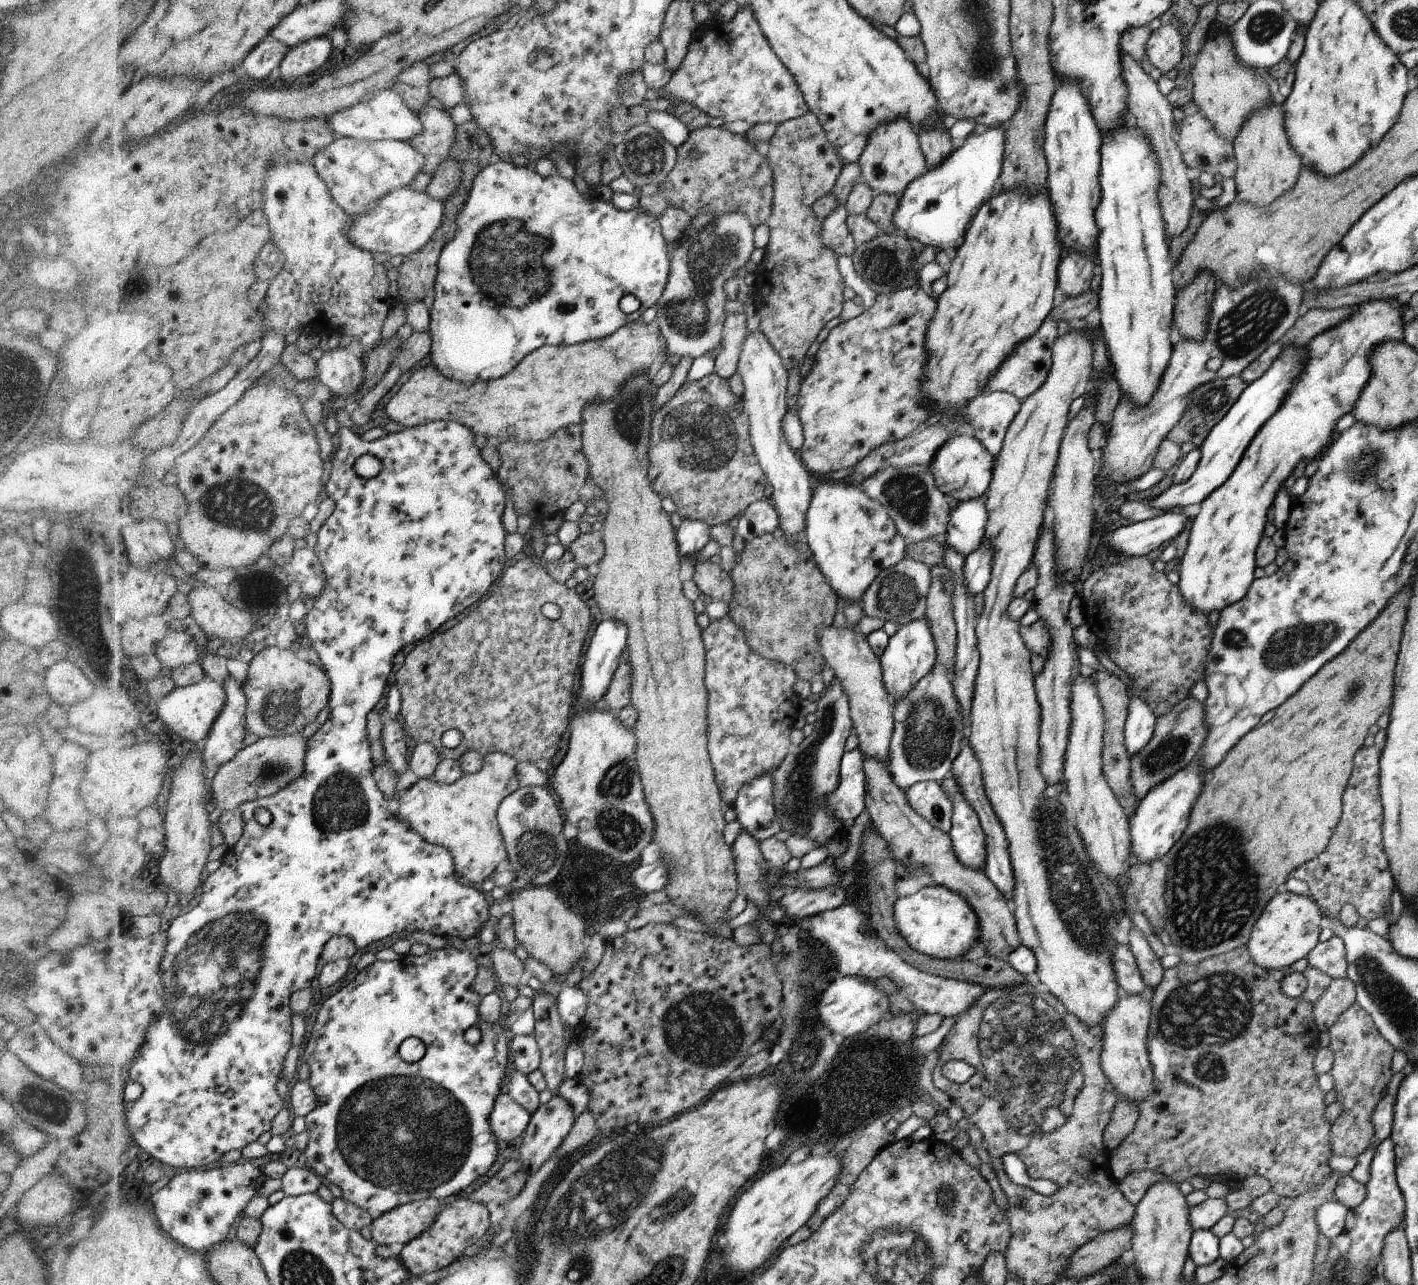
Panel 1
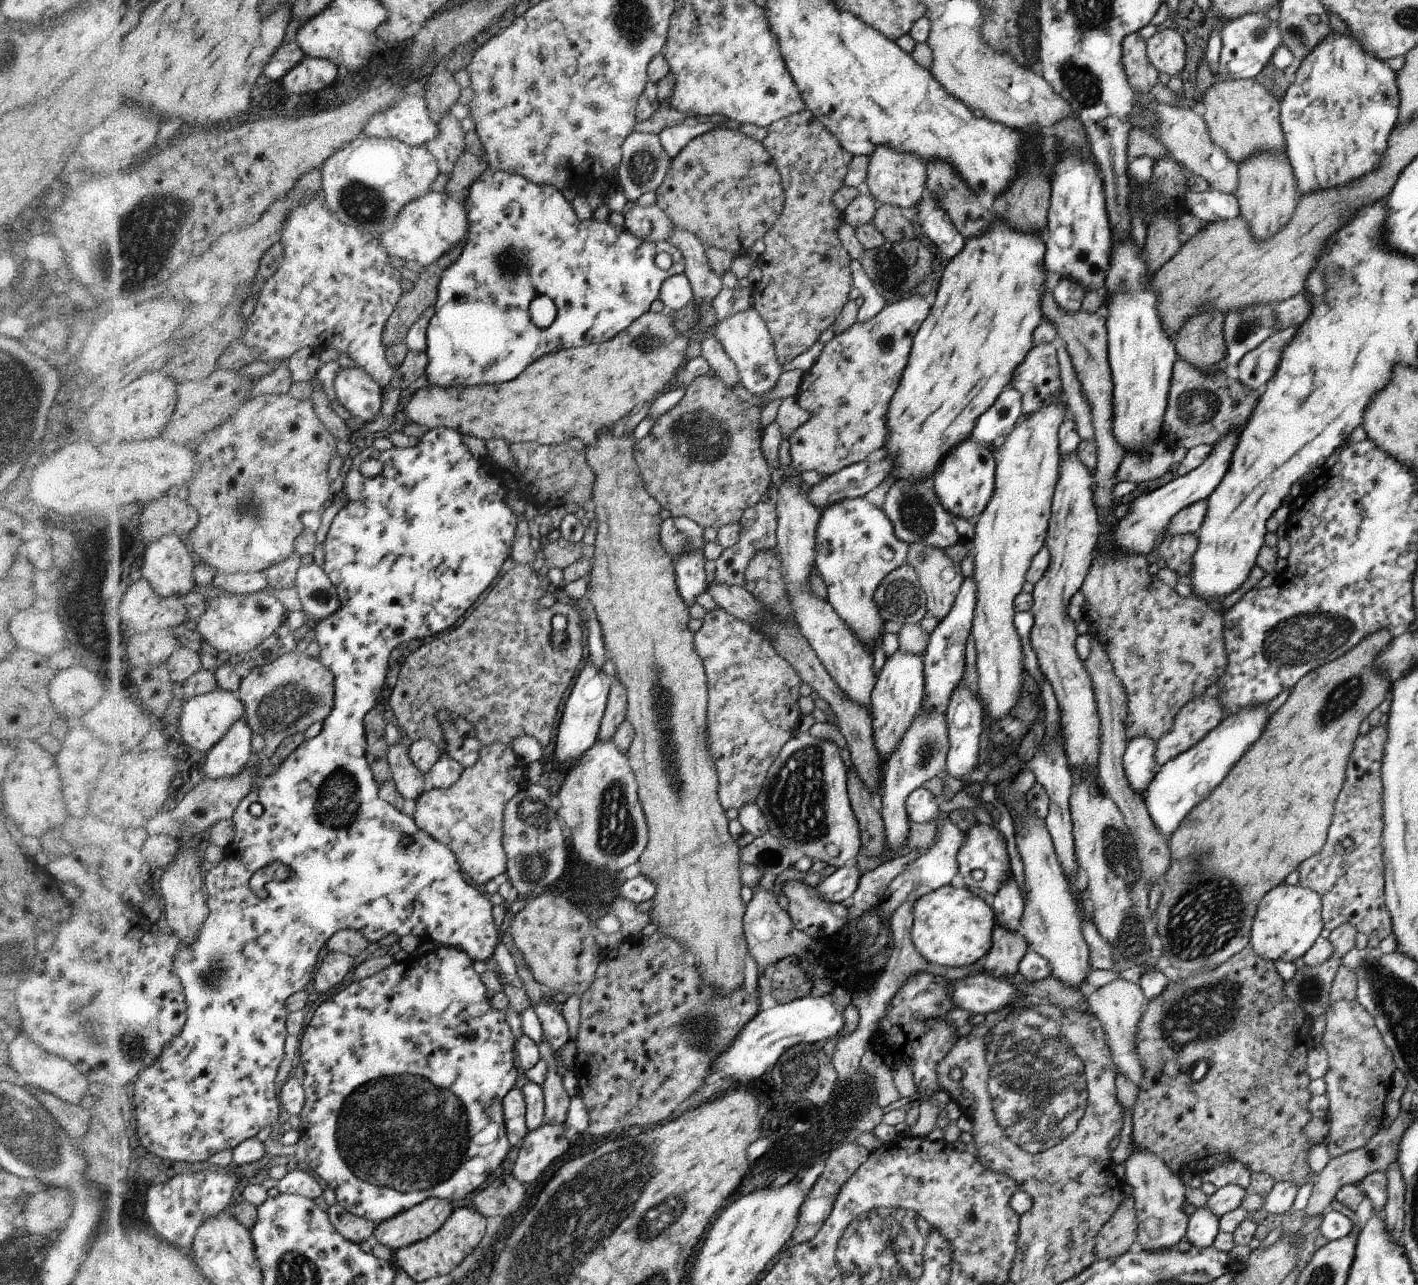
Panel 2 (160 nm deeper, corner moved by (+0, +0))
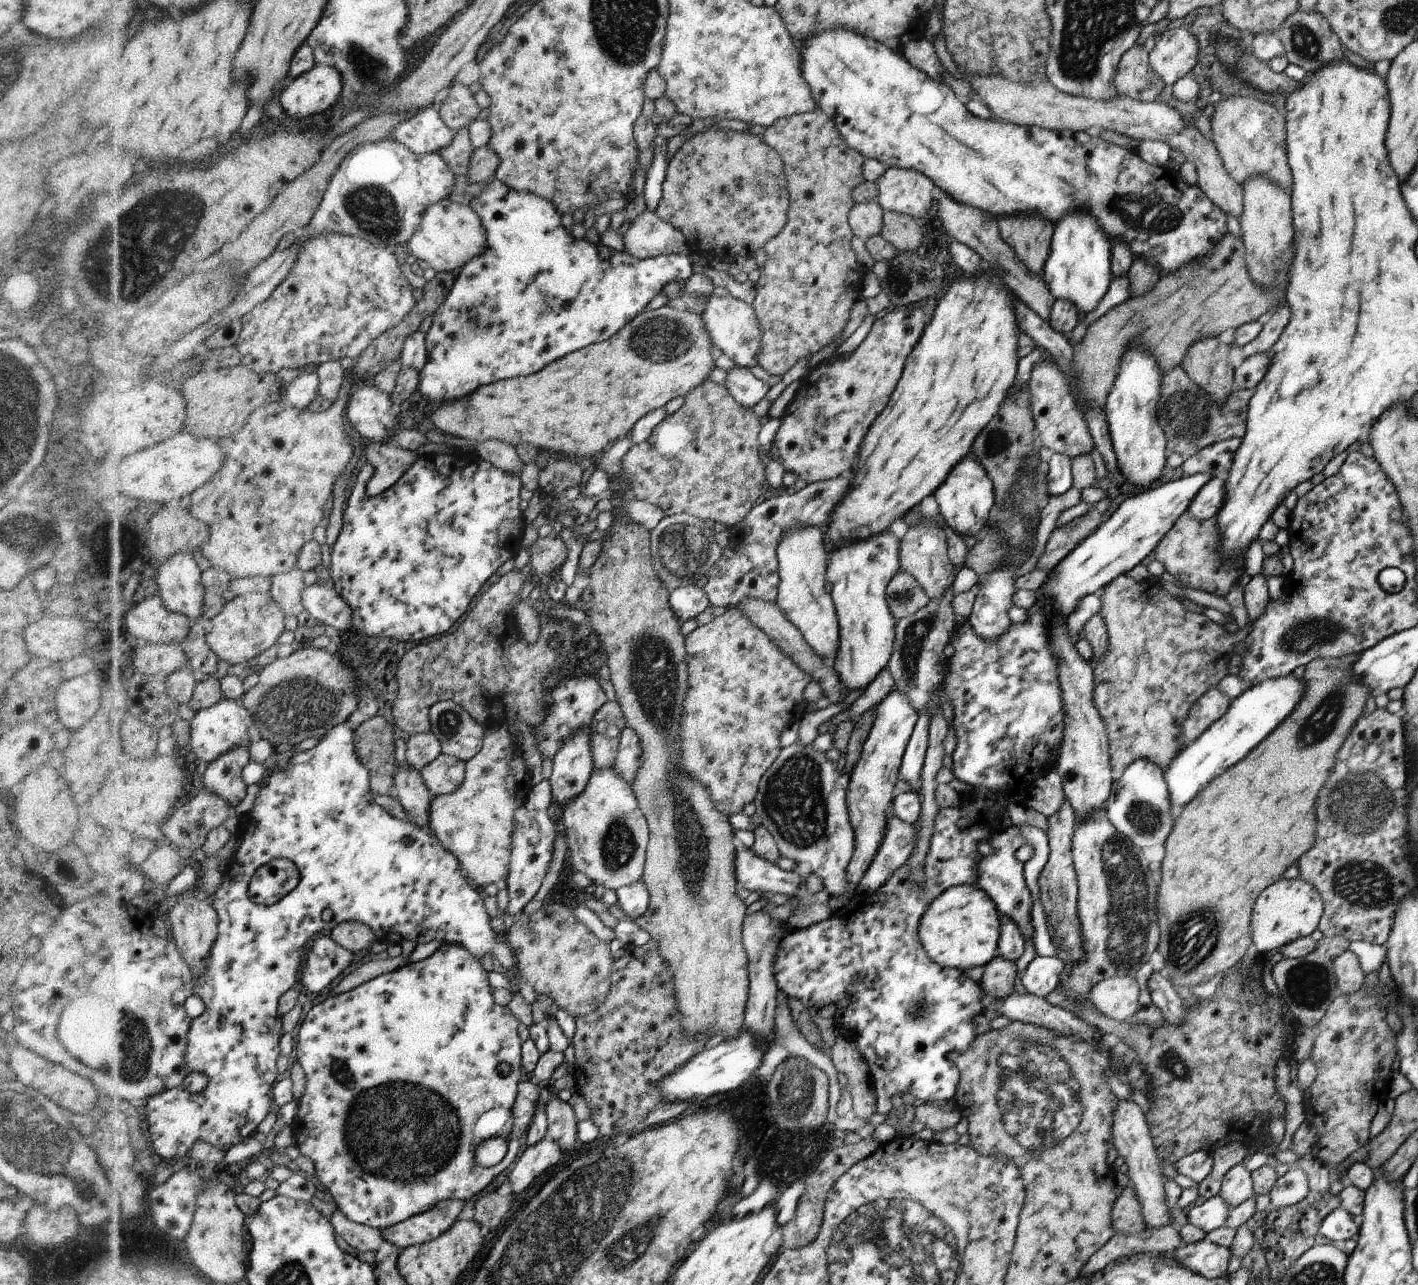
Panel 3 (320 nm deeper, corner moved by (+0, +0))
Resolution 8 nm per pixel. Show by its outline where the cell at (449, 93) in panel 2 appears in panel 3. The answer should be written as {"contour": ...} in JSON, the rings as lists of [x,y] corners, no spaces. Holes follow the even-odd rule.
{"contour":[[[454,82],[450,88],[448,99],[437,109],[441,113],[442,120],[458,132],[480,116],[481,108],[466,85]]]}

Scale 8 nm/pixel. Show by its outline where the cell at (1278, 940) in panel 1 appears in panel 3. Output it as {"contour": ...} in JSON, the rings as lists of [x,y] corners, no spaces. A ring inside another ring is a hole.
{"contour":[[[1296,877],[1277,880],[1258,900],[1258,912],[1254,912],[1254,944],[1256,955],[1274,953],[1286,943],[1307,937],[1318,928],[1323,915],[1324,903],[1320,893],[1310,884]]]}

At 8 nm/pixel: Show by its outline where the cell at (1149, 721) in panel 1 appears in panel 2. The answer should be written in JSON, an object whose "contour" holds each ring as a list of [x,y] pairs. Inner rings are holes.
{"contour":[[[1136,737],[1127,743],[1123,754],[1124,772],[1134,792],[1144,795],[1157,776],[1157,745],[1148,737]]]}

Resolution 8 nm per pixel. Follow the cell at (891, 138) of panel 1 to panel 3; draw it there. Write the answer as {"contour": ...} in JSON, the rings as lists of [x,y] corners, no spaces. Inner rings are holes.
{"contour":[[[888,169],[877,181],[876,200],[884,211],[894,211],[916,220],[931,210],[934,182],[914,169]]]}

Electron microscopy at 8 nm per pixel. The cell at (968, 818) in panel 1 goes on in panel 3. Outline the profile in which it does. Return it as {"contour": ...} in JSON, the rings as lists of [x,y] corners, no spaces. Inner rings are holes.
{"contour":[[[1011,825],[1006,830],[994,833],[988,840],[996,849],[996,854],[982,857],[979,864],[979,875],[976,886],[984,889],[989,894],[997,908],[1000,910],[1000,916],[1009,918],[1019,931],[1023,934],[1023,938],[1033,938],[1034,929],[1031,923],[1030,911],[1032,908],[1032,897],[1030,891],[1024,881],[1023,863],[1016,859],[1014,852],[1020,848],[1024,842],[1024,838],[1020,835],[1020,829],[1016,825]]]}

